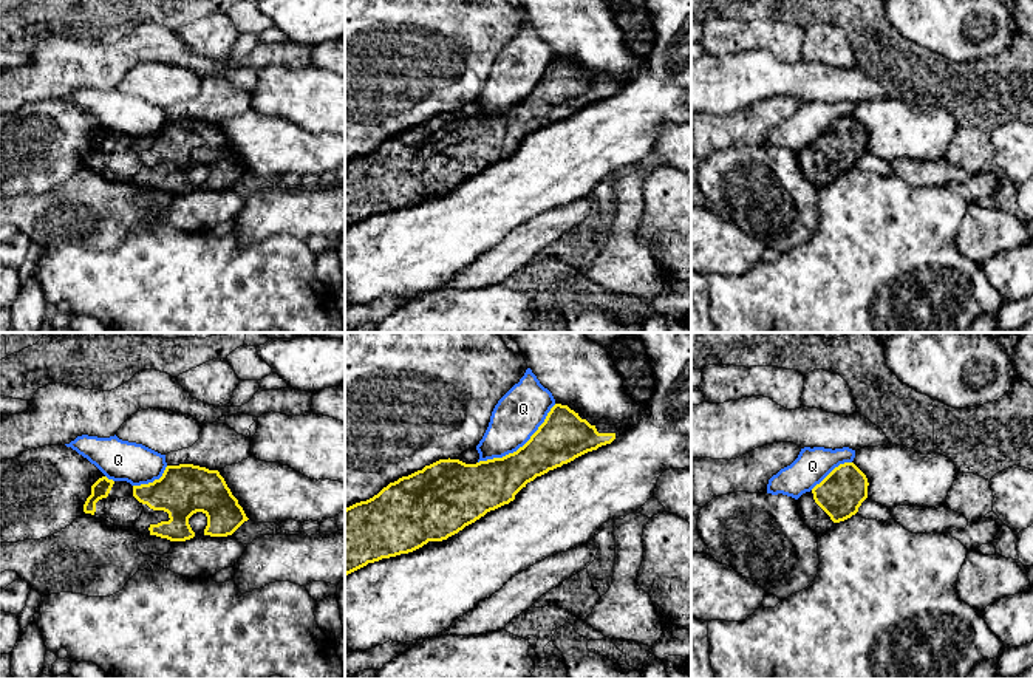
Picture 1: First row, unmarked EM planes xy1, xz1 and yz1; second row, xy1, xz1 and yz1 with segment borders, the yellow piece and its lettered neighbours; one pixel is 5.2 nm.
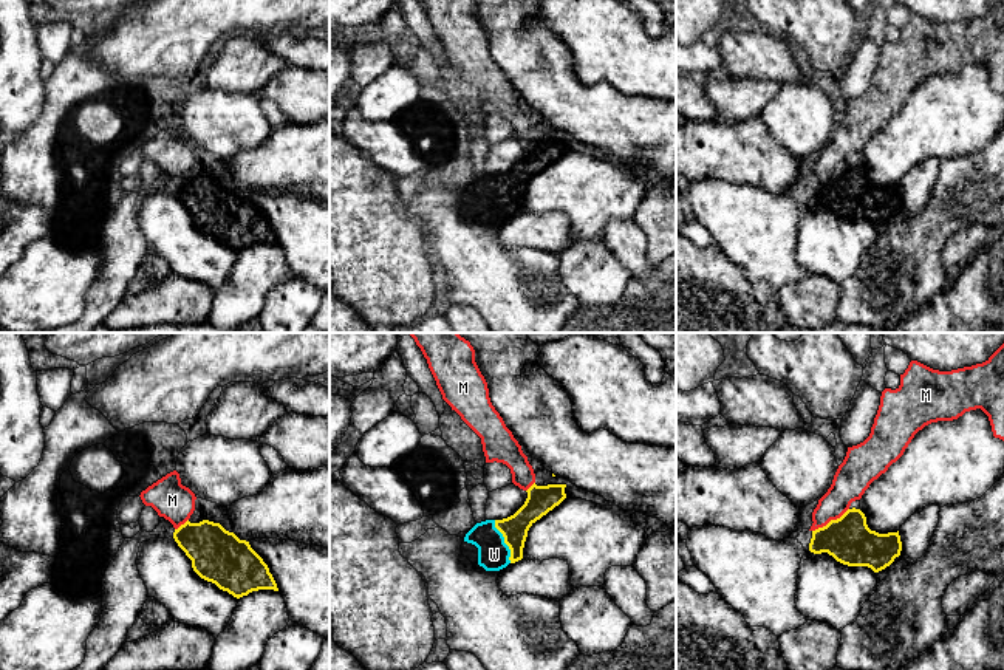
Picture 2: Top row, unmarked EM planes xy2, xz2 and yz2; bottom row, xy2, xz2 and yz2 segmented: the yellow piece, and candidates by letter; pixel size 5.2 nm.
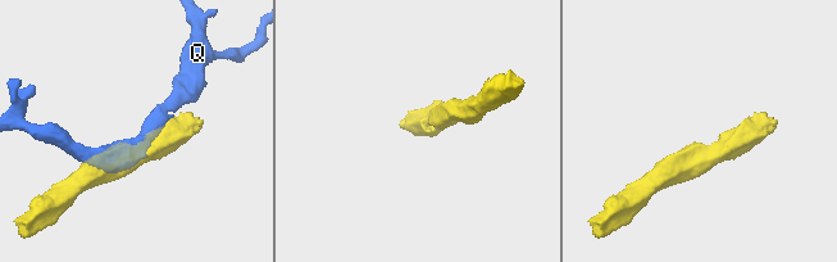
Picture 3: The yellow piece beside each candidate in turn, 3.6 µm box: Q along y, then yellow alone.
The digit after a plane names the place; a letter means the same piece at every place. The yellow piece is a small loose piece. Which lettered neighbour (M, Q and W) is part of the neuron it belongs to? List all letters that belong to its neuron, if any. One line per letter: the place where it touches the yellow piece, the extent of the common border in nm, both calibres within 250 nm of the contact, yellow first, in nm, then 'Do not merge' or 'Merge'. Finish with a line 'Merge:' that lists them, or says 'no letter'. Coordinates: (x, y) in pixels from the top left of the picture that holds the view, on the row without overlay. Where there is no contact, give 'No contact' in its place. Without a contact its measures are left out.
M: Touches yellow at yz2 (831, 174). Shared border 220 nm. Thickness 240 nm (yellow) against 180 nm. Do not merge
Q: Touches yellow at xz1 (520, 101). Shared border 500 nm. Thickness 260 nm (yellow) against 240 nm. Do not merge
W: Touches yellow at xz2 (505, 195). Shared border 240 nm. Thickness 140 nm (yellow) against 160 nm. Merge
Merge: W

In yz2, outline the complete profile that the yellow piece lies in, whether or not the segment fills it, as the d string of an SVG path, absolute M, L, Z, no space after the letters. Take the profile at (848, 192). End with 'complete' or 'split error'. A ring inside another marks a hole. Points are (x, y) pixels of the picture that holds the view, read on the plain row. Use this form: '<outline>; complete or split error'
M848 162L840 172L812 184L809 204L828 206L848 220L868 220L879 226L900 209L902 195L899 184L879 187L866 178L860 162Z; complete

